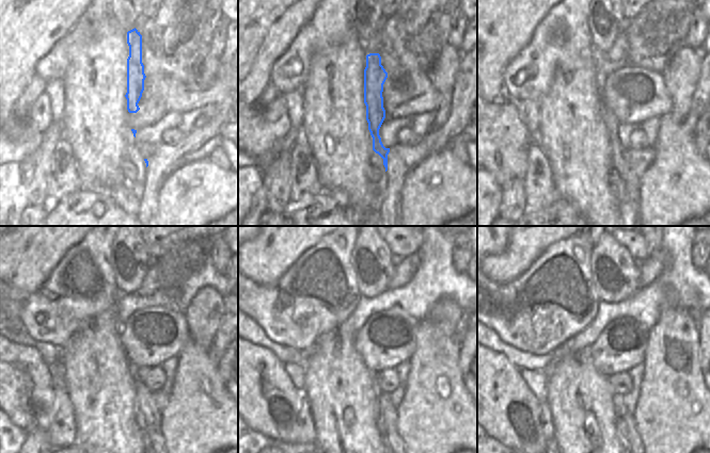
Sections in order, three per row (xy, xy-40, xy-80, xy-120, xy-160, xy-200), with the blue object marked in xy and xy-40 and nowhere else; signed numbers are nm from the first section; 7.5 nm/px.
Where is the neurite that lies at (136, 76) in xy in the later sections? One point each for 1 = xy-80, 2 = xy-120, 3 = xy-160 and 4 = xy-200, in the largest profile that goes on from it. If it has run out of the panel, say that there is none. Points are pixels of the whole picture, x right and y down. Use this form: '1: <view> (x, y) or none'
1: xy-80 (620, 161)
2: xy-120 (144, 401)
3: xy-160 (394, 439)
4: xy-200 (633, 437)

